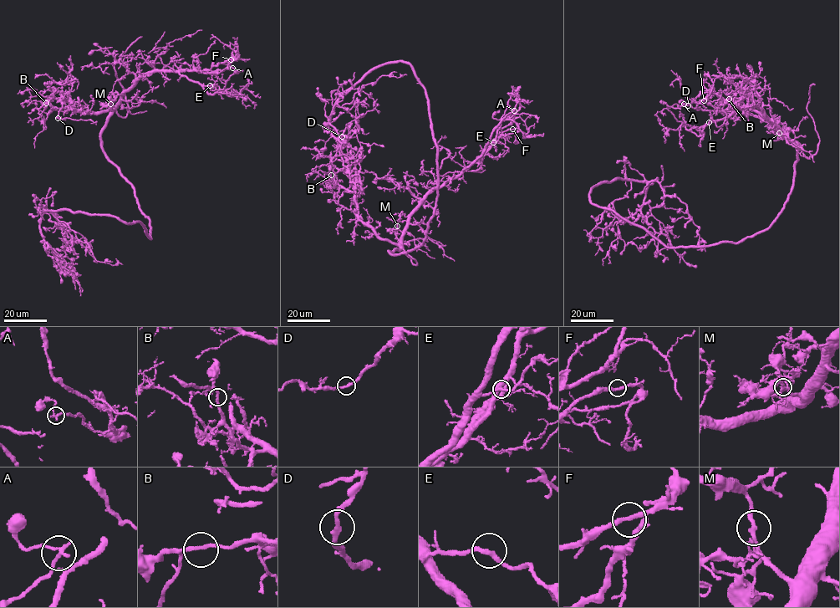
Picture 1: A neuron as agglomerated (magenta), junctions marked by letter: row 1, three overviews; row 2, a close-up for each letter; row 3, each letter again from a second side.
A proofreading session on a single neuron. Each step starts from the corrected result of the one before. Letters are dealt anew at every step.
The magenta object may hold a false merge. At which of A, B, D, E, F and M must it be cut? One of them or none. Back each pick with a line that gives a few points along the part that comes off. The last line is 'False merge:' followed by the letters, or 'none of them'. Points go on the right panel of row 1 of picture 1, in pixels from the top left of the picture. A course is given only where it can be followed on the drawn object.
False merge: none of them

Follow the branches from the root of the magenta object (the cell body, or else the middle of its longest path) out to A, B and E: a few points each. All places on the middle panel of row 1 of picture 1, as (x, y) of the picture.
A: (435, 204), (424, 242), (391, 254), (400, 247), (420, 204), (486, 151), (514, 110)
B: (435, 204), (424, 242), (391, 254), (399, 247), (367, 226), (355, 194), (333, 184), (331, 175)
E: (435, 204), (424, 242), (391, 254), (389, 251), (400, 247), (409, 217), (428, 194), (455, 178), (493, 142)

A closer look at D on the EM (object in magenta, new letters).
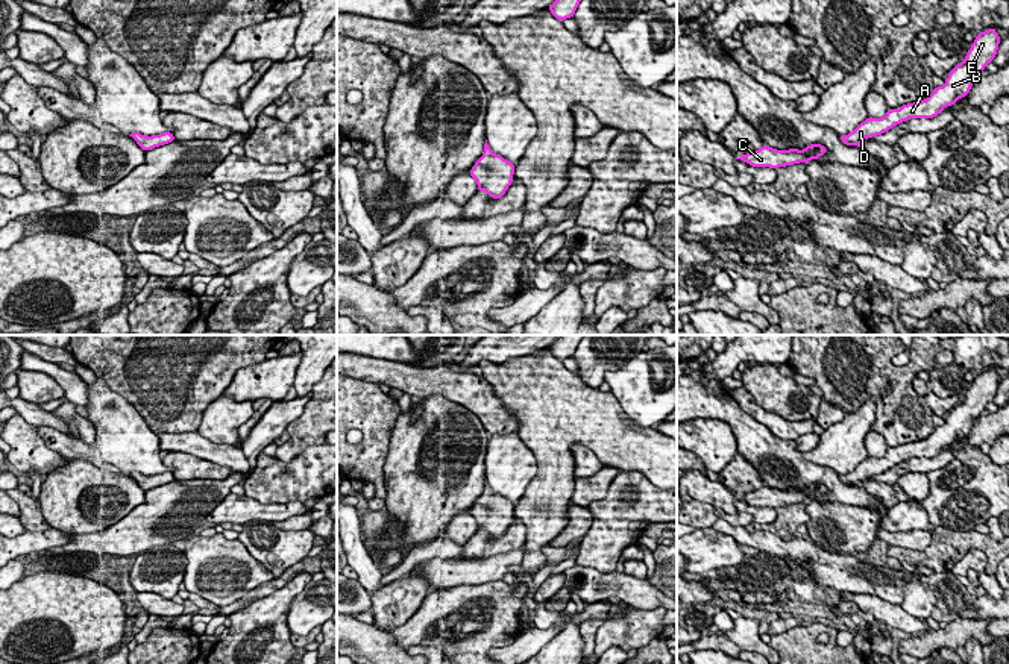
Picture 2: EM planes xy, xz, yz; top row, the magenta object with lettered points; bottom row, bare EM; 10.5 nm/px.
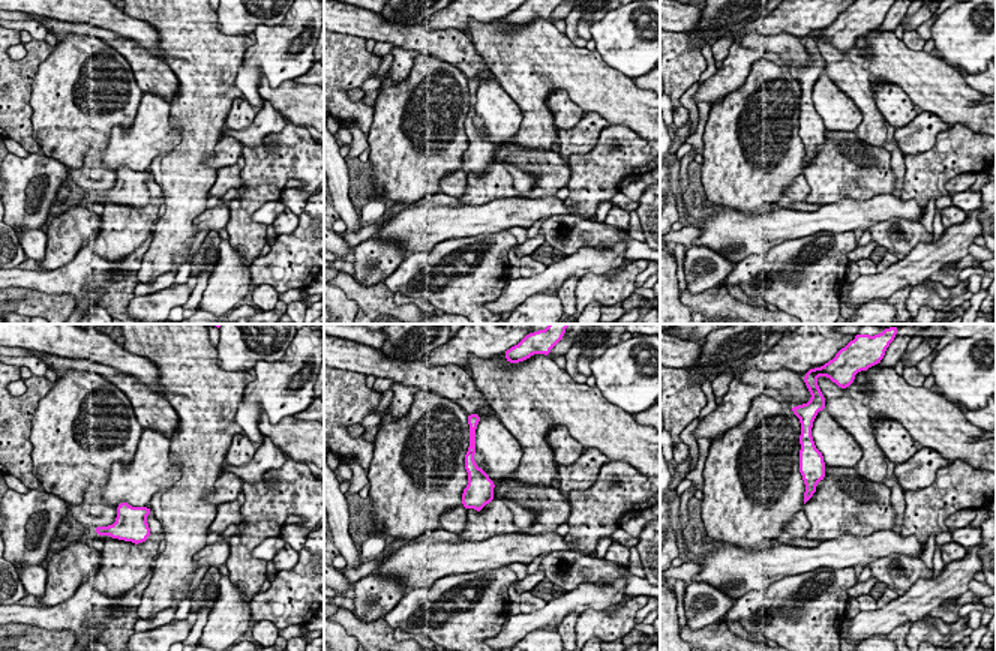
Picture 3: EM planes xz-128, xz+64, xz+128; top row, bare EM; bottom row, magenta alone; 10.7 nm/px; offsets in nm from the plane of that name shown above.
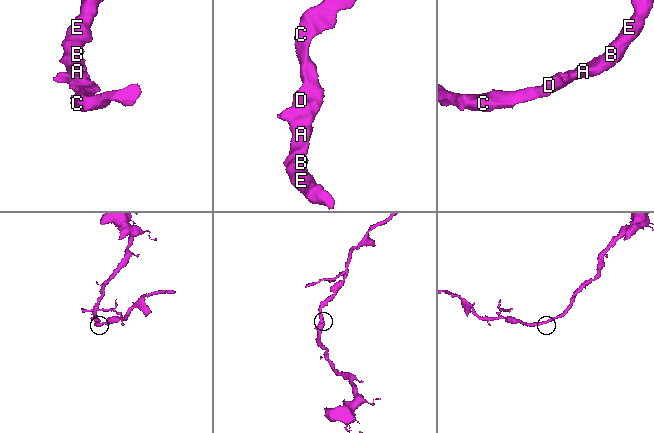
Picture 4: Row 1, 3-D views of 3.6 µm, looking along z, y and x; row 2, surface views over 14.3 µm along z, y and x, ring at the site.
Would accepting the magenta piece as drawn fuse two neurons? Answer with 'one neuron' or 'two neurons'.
one neuron

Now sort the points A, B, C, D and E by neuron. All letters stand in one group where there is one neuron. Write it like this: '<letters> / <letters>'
A B C D E

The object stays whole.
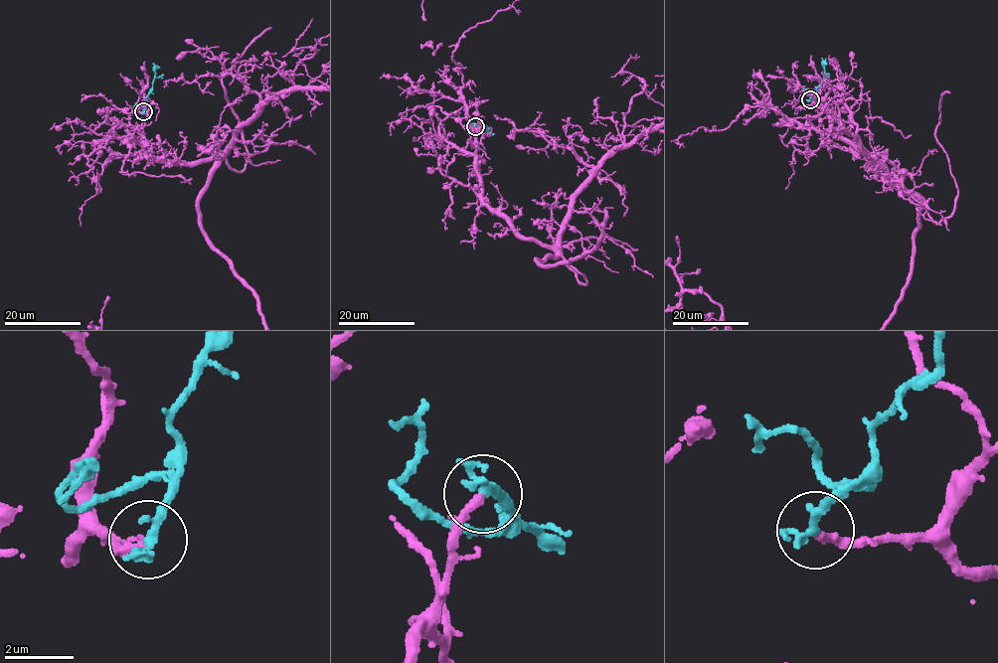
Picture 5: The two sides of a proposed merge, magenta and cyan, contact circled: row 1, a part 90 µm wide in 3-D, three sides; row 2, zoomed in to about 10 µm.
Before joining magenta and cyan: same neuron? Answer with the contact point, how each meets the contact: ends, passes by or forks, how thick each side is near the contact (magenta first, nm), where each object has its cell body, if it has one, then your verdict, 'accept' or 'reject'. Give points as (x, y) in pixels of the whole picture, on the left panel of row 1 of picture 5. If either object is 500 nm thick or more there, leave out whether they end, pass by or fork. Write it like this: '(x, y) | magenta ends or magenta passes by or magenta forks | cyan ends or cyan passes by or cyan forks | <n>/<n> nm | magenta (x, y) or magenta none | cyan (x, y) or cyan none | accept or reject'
(143, 111) | magenta passes by | cyan passes by | 170/240 nm | magenta none | cyan none | accept

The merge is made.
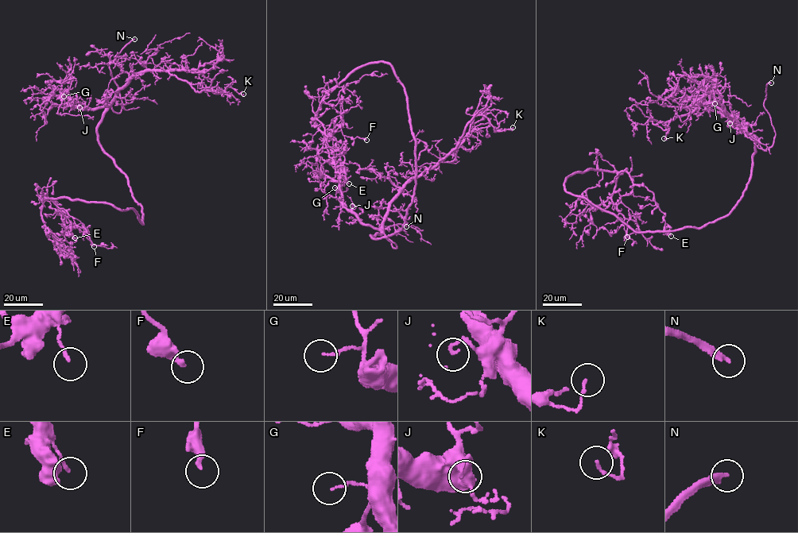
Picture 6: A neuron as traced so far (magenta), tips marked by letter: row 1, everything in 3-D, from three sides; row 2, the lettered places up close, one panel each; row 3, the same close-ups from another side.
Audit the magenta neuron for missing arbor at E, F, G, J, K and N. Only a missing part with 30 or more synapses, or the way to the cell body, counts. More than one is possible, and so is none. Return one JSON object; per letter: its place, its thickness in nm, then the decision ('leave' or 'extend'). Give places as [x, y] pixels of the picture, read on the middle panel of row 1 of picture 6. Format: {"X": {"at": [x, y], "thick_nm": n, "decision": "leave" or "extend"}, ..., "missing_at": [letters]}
{"E": {"at": [349, 183], "thick_nm": 120, "decision": "leave"}, "F": {"at": [366, 140], "thick_nm": 280, "decision": "leave"}, "G": {"at": [335, 187], "thick_nm": 80, "decision": "leave"}, "J": {"at": [352, 206], "thick_nm": 130, "decision": "leave"}, "K": {"at": [513, 127], "thick_nm": 130, "decision": "leave"}, "N": {"at": [406, 226], "thick_nm": 280, "decision": "extend"}, "missing_at": ["N"]}

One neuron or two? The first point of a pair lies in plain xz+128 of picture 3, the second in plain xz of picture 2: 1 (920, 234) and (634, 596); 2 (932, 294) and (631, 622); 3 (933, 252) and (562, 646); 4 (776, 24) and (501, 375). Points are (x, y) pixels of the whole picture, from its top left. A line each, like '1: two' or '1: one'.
1: one
2: one
3: two
4: two

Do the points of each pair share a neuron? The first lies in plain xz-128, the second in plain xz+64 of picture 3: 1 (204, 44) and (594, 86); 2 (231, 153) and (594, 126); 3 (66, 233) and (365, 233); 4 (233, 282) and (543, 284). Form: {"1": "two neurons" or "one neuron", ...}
{"1": "one neuron", "2": "one neuron", "3": "two neurons", "4": "two neurons"}

